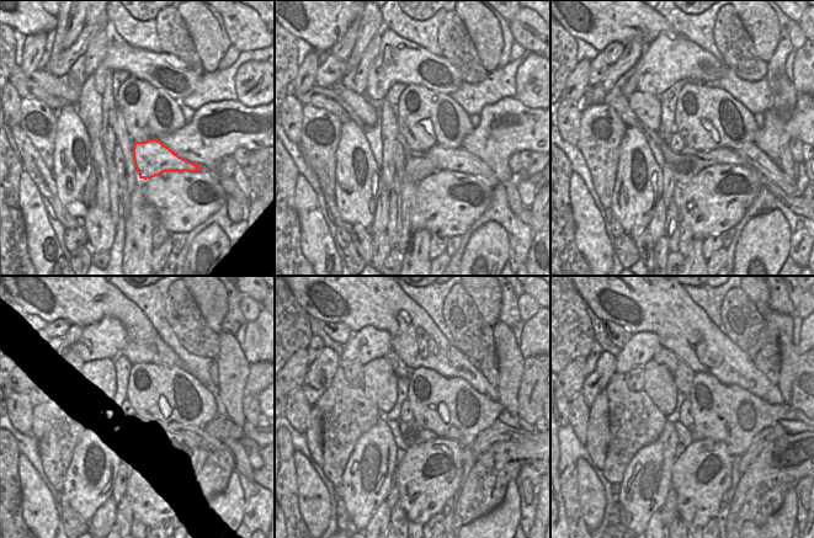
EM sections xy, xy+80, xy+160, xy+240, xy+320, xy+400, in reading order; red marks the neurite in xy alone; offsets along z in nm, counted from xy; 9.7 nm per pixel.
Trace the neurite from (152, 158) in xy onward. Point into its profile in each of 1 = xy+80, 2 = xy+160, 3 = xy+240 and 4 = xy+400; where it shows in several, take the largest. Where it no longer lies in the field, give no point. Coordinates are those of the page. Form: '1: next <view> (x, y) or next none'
1: next xy+80 (445, 159)
2: next xy+160 (754, 158)
3: next xy+240 (241, 465)
4: next xy+400 (801, 493)

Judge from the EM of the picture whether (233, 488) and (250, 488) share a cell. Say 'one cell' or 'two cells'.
two cells

